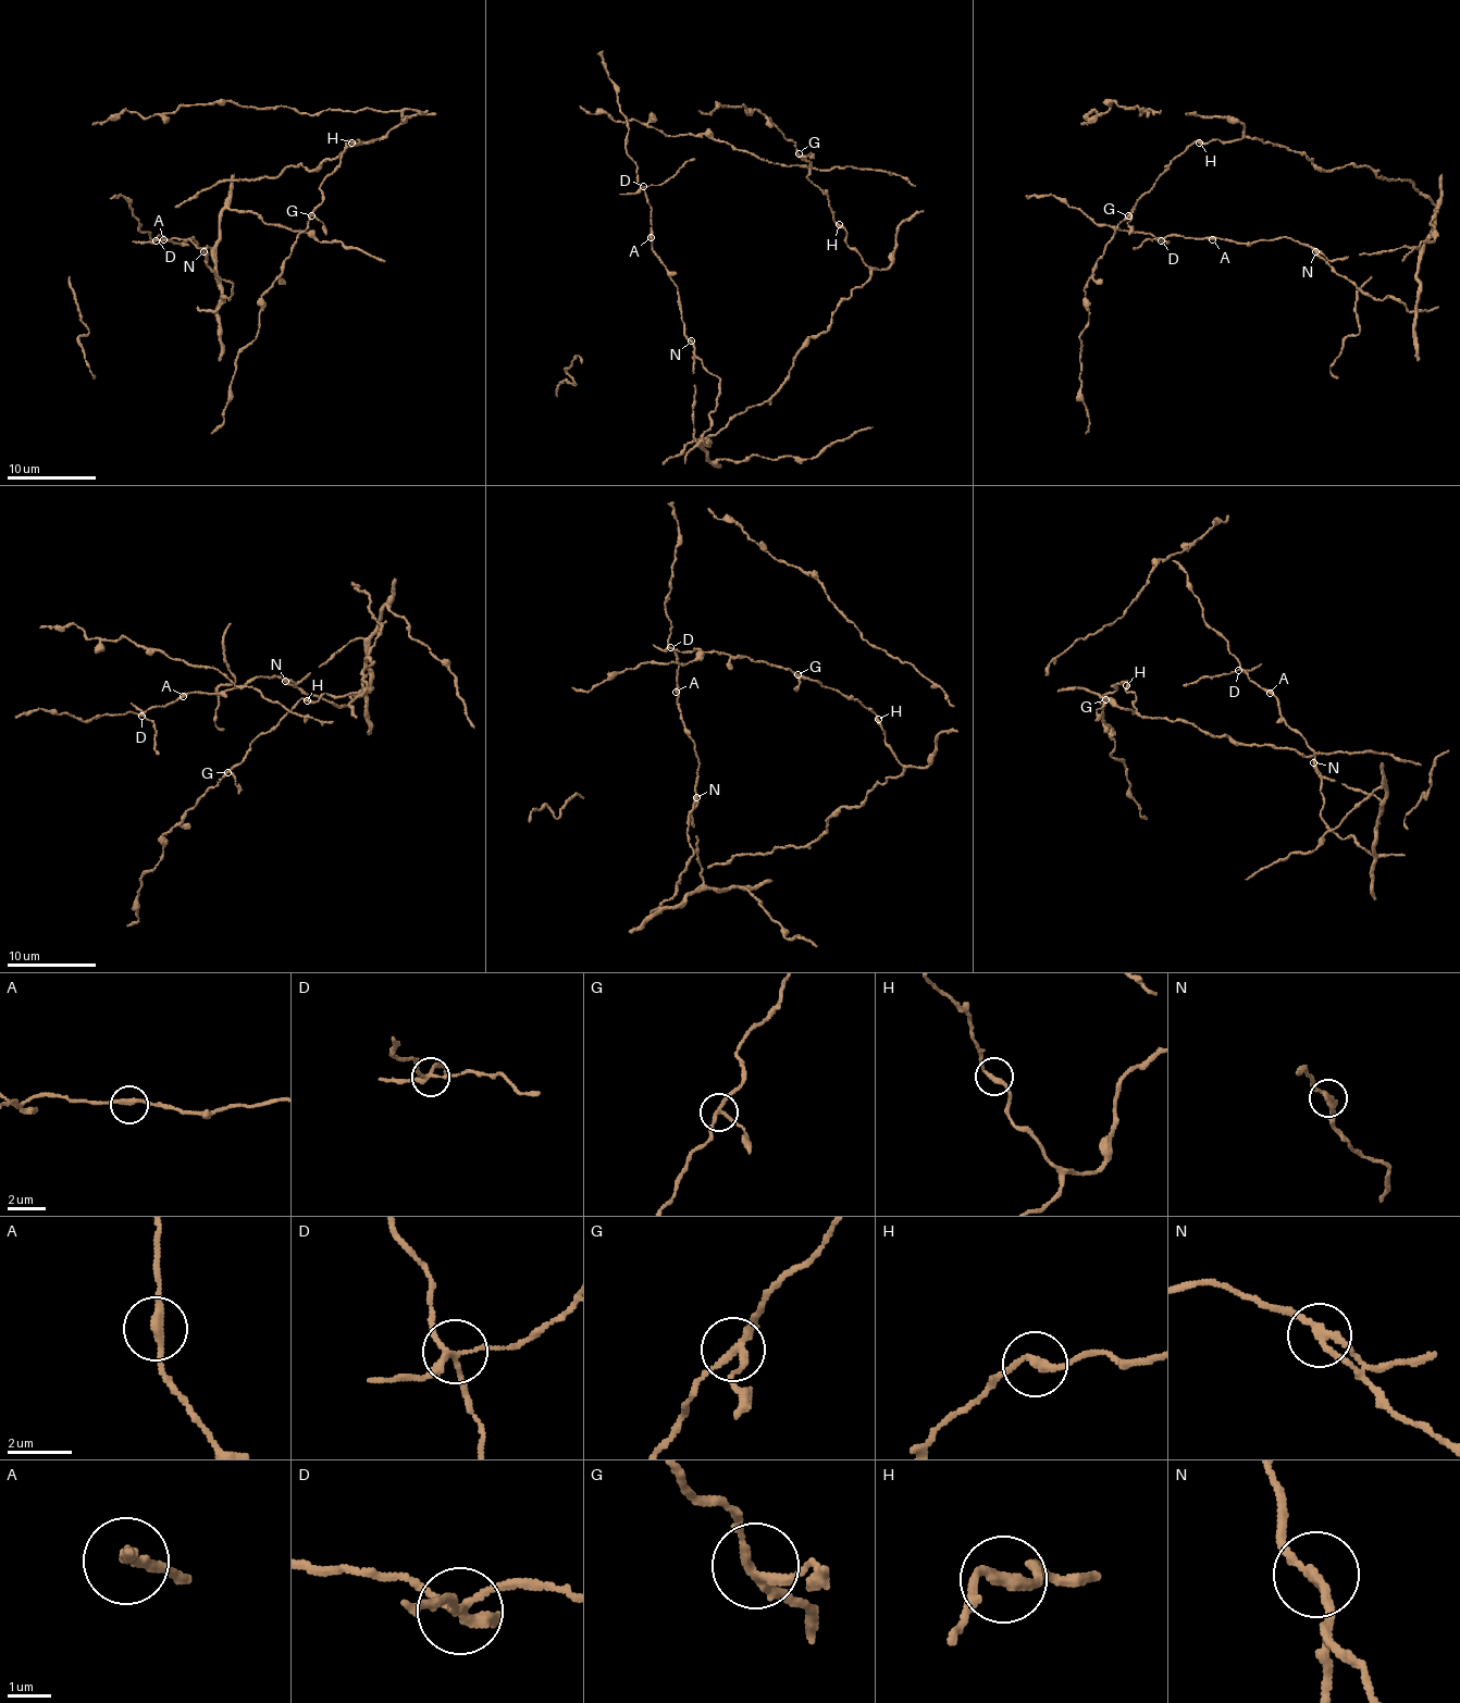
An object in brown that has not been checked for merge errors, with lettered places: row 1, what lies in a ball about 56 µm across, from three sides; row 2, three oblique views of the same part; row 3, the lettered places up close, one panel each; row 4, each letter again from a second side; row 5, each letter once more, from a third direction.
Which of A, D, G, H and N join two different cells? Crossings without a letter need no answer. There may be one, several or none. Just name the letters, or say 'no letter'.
D, N

